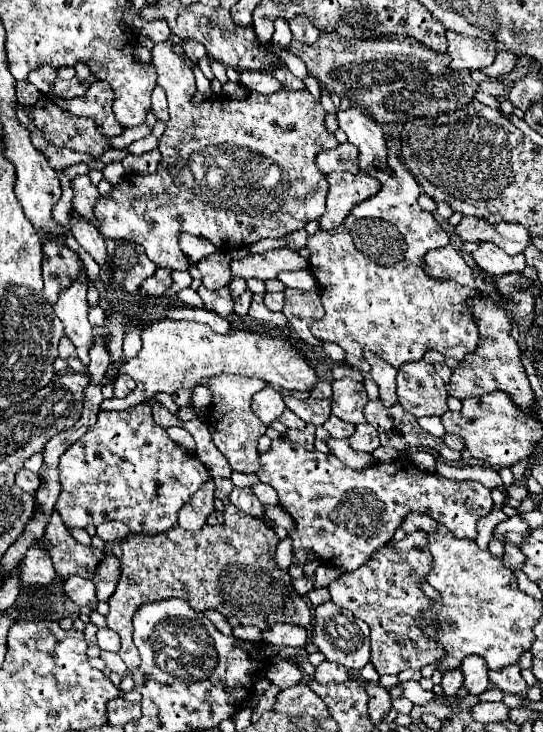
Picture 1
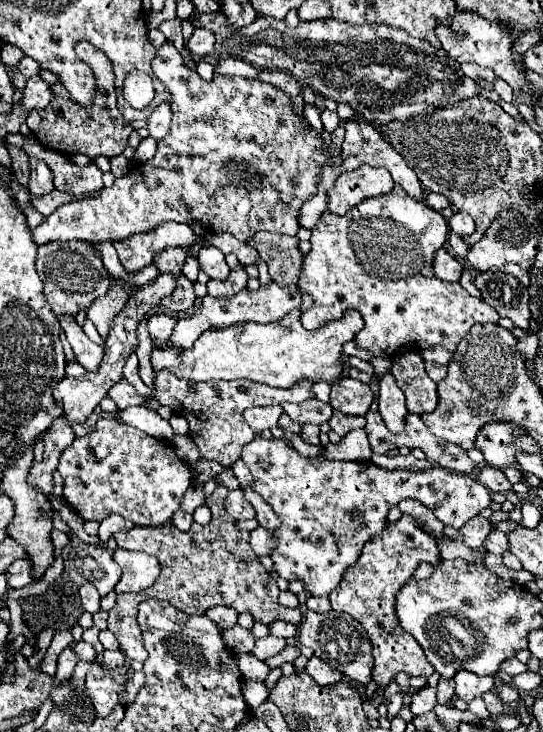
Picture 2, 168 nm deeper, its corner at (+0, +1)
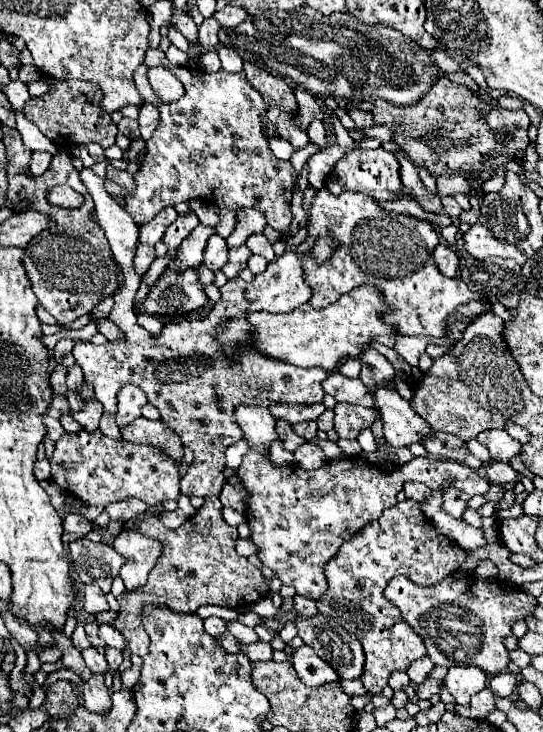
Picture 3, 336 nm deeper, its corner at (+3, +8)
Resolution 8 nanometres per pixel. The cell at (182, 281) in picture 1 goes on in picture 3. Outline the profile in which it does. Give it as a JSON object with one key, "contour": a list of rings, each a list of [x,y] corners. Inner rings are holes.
{"contour":[[[190,268],[186,272],[168,272],[158,278],[144,300],[144,310],[148,314],[186,314],[206,304],[206,294],[196,272]]]}

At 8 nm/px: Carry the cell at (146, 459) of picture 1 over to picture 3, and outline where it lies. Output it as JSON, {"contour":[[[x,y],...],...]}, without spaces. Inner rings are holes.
{"contour":[[[100,430],[64,434],[56,442],[50,464],[52,480],[88,506],[106,508],[108,504],[124,498],[140,498],[150,510],[158,510],[166,500],[176,500],[180,496],[178,464],[162,448],[152,444],[114,440],[100,434]]]}

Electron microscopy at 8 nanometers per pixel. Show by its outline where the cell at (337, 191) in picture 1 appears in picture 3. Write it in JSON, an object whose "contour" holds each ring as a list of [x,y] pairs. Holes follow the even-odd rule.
{"contour":[[[382,148],[378,150],[352,150],[342,158],[330,176],[326,178],[326,188],[338,196],[342,192],[362,192],[372,196],[374,200],[392,200],[392,194],[400,190],[402,182],[398,176],[398,160],[392,152],[386,152]]]}

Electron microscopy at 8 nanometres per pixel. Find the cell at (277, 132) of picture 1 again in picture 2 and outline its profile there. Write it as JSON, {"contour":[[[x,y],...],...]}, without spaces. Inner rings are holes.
{"contour":[[[167,41],[157,57],[151,61],[155,77],[171,91],[173,121],[169,135],[157,143],[157,155],[141,165],[143,173],[129,173],[127,177],[115,179],[113,187],[101,189],[99,197],[71,201],[55,209],[41,225],[31,227],[33,241],[37,245],[49,241],[121,241],[133,233],[147,233],[163,221],[201,221],[209,231],[231,233],[239,241],[251,239],[259,231],[295,235],[299,231],[299,209],[317,191],[317,173],[323,165],[339,165],[339,151],[321,151],[321,137],[311,129],[307,137],[299,133],[307,121],[299,121],[291,113],[291,101],[279,89],[259,81],[243,77],[225,77],[215,73],[211,81],[201,79],[197,73],[189,71],[183,63],[181,53]]]}

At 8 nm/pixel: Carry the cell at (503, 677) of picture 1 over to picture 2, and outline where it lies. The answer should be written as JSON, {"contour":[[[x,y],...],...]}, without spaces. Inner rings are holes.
{"contour":[[[515,657],[513,659],[507,659],[503,665],[501,665],[501,671],[507,671],[509,675],[519,675],[519,673],[525,673],[527,671],[527,665],[517,661]]]}

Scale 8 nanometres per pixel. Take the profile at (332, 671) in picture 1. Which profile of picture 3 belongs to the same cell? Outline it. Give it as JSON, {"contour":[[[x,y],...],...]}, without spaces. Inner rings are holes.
{"contour":[[[302,646],[292,654],[292,666],[296,668],[300,680],[306,686],[322,686],[328,682],[338,682],[336,670],[328,666],[310,646]]]}

